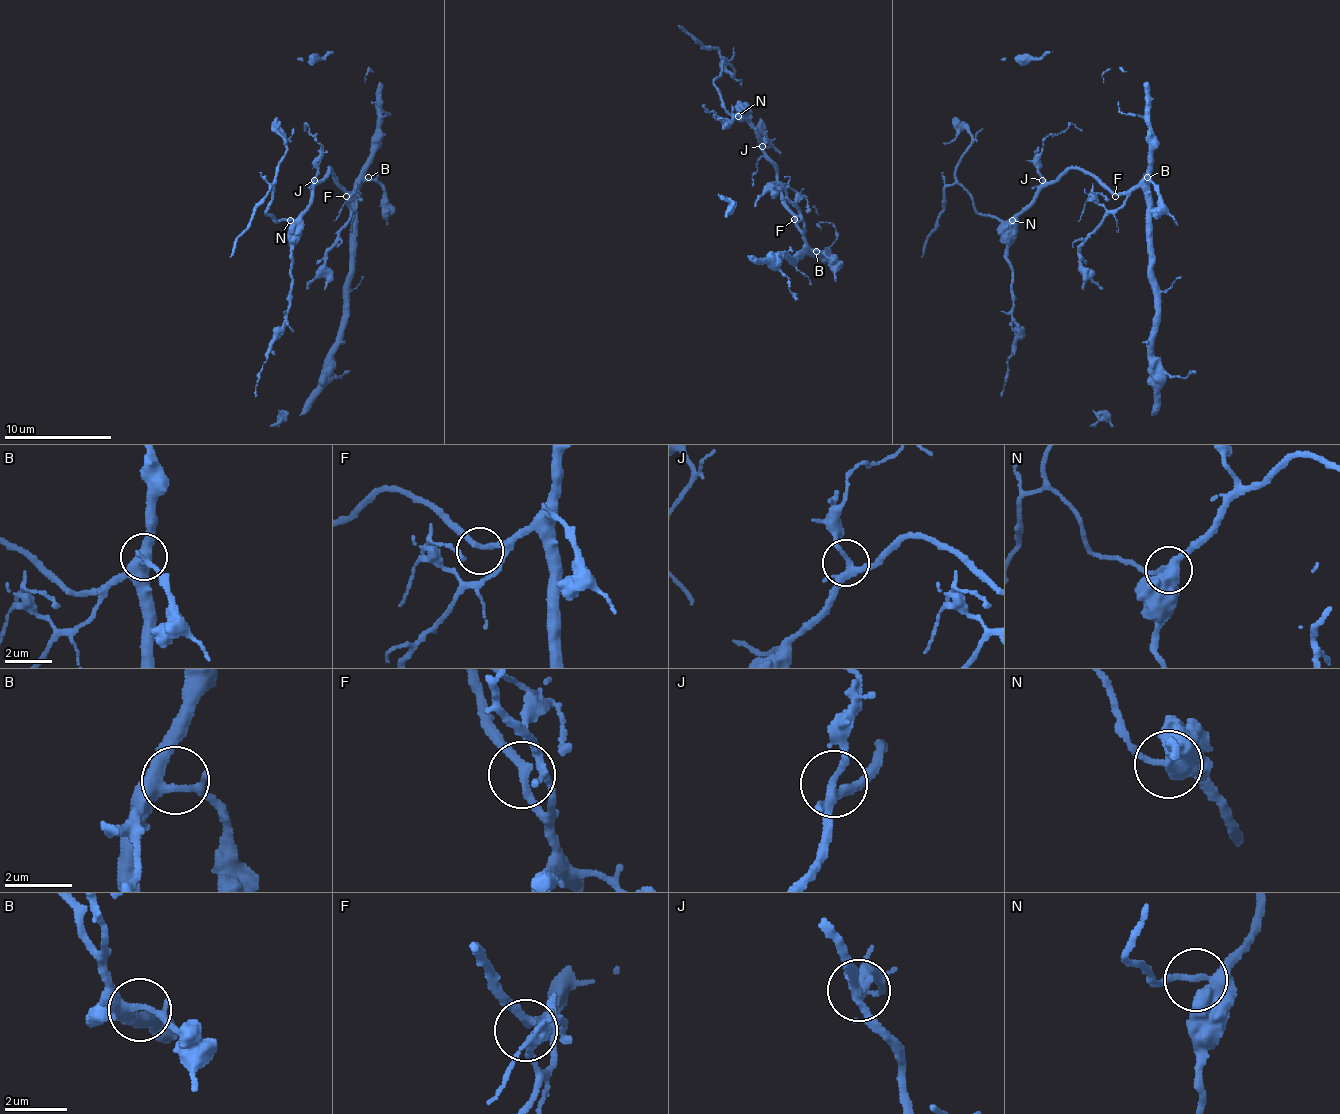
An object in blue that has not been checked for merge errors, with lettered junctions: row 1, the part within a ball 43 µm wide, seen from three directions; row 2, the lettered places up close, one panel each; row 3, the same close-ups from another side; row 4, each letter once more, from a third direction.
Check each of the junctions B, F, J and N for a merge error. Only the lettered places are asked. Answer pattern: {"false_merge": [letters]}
{"false_merge": []}

